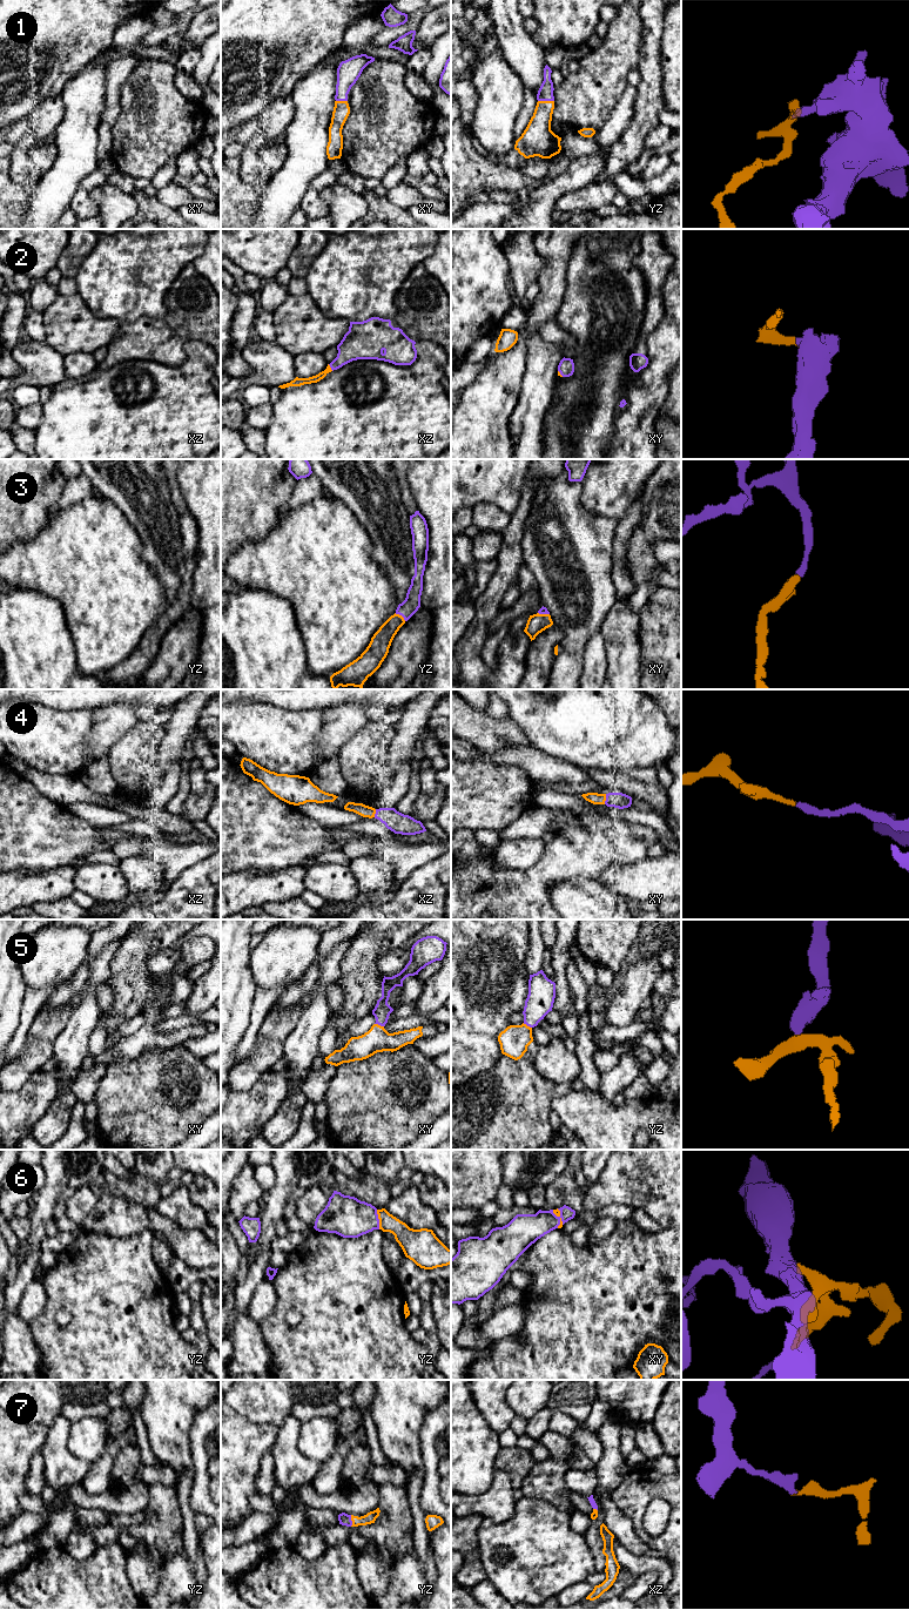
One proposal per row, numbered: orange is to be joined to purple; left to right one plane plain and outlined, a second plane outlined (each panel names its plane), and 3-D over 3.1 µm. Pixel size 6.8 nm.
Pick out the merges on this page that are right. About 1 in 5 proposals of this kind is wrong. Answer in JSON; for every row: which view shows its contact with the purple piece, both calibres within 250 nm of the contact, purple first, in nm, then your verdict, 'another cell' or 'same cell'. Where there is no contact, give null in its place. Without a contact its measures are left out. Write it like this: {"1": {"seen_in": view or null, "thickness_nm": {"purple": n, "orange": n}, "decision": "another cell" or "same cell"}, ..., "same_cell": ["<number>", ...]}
{"1": {"seen_in": "yz", "thickness_nm": {"purple": 110, "orange": 190}, "decision": "same cell"}, "2": {"seen_in": "xz", "thickness_nm": {"purple": 220, "orange": 60}, "decision": "same cell"}, "3": {"seen_in": "yz", "thickness_nm": {"purple": 120, "orange": 140}, "decision": "same cell"}, "4": {"seen_in": "xy", "thickness_nm": {"purple": 110, "orange": 80}, "decision": "same cell"}, "5": {"seen_in": "xy", "thickness_nm": {"purple": 120, "orange": 180}, "decision": "same cell"}, "6": {"seen_in": "yz", "thickness_nm": {"purple": 280, "orange": 160}, "decision": "same cell"}, "7": {"seen_in": "yz", "thickness_nm": {"purple": 80, "orange": 80}, "decision": "same cell"}, "same_cell": ["1", "2", "3", "4", "5", "6", "7"]}

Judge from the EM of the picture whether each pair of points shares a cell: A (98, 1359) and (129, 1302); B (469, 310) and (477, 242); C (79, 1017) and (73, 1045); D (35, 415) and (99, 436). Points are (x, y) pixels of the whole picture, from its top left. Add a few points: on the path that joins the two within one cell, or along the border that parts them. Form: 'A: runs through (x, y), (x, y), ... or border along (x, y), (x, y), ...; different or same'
A: runs through (112, 1345), (122, 1334), (122, 1317); same
B: runs through (469, 294), (469, 285), (472, 282), (473, 258); same
C: runs through (79, 1024), (74, 1038); same
D: border along (41, 403), (41, 422), (34, 430); different

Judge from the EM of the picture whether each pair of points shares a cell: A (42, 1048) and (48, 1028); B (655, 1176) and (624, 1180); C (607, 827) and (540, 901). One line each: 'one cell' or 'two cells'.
A: two cells
B: one cell
C: one cell

